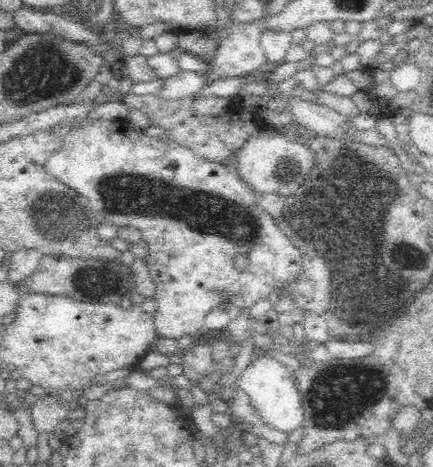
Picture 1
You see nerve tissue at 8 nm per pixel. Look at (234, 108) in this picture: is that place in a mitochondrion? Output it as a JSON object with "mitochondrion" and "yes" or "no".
{"mitochondrion":"no"}

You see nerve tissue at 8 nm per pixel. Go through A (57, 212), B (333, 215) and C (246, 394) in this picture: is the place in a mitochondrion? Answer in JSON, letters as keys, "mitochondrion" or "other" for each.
{"A":"mitochondrion","B":"mitochondrion","C":"other"}

